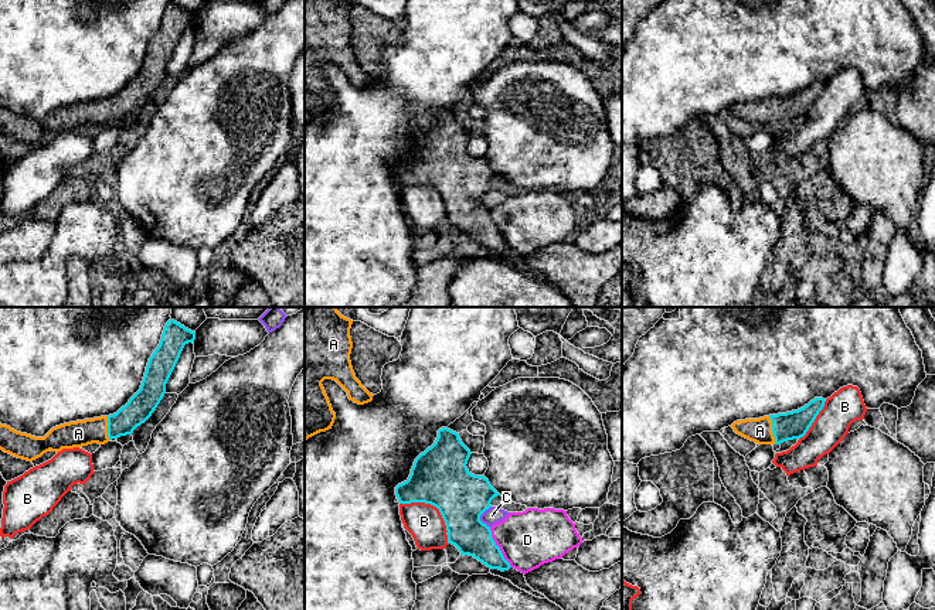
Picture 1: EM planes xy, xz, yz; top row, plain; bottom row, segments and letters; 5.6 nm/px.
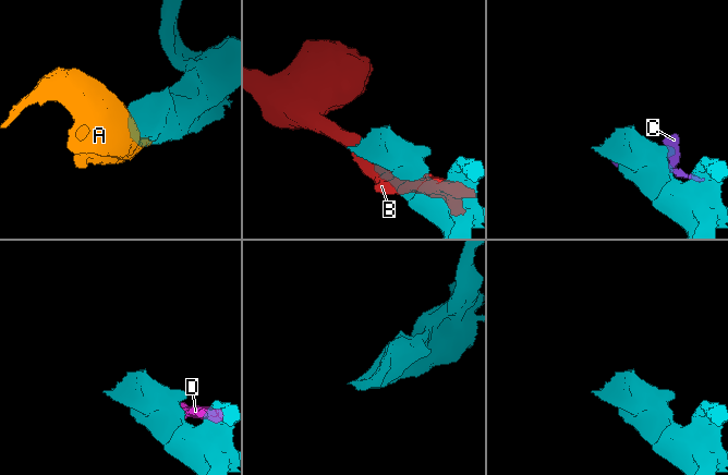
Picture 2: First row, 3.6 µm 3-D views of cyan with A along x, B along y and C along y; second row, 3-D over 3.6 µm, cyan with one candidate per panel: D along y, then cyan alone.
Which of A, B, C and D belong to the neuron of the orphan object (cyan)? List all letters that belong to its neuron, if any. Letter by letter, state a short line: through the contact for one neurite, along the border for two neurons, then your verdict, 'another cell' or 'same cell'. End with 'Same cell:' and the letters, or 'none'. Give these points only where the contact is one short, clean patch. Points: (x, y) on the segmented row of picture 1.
A: yz (792, 425), (772, 430), (760, 430) | same cell
B: another cell
C: another cell
D: another cell
Same cell: A

